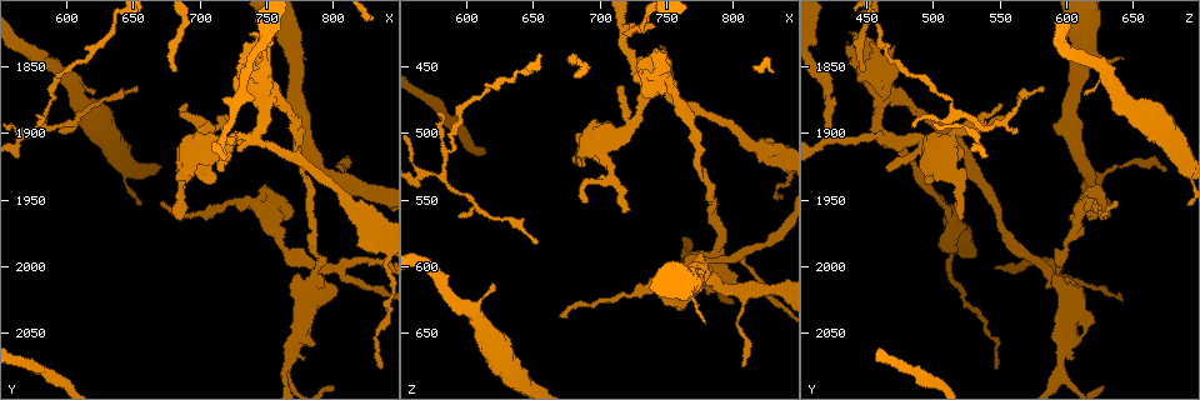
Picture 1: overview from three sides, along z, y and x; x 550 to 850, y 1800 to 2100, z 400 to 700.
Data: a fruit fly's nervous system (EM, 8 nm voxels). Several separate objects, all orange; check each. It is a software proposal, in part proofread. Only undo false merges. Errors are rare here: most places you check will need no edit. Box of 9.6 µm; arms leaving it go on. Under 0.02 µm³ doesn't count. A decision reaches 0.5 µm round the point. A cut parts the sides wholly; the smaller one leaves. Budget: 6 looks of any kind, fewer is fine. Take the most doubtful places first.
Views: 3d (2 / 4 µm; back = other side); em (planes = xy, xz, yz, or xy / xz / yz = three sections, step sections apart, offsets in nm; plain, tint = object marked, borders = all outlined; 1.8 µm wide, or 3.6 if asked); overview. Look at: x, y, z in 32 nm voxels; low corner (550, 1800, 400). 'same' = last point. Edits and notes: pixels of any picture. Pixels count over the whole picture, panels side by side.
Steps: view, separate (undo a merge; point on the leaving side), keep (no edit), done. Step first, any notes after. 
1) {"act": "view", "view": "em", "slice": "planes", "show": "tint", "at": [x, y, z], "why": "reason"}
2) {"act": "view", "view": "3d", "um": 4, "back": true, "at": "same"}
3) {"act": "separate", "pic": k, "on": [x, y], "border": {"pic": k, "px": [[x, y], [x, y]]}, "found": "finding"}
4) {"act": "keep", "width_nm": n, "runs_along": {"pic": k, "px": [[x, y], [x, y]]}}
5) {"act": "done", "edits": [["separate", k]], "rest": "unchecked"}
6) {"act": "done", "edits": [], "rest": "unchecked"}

{"act": "view", "view": "3d", "um": 4, "at": [740, 1902, 464], "why": "looks like a crossing"}

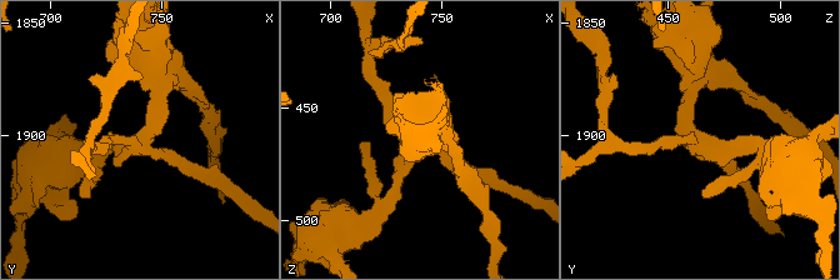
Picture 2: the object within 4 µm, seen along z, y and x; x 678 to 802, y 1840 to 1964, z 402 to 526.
{"act": "view", "view": "em", "slice": "xz", "step": 8, "show": "tint", "at": [741, 1902, 464], "arms": 4}

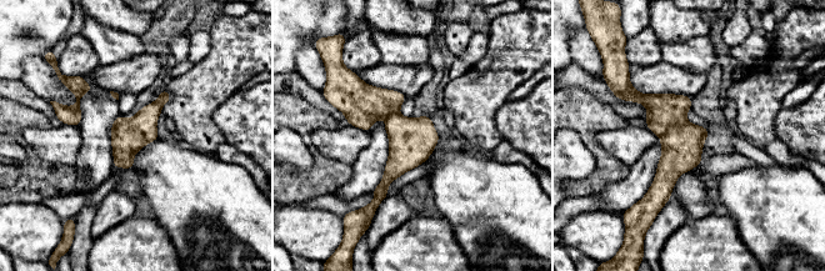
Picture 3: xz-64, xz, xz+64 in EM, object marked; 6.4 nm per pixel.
{"act": "view", "view": "em", "slice": "planes", "show": "borders", "at": "same"}

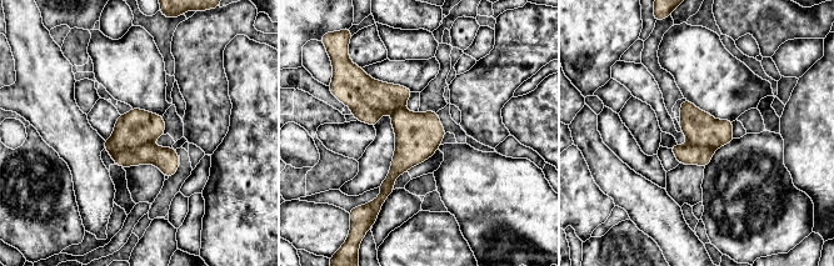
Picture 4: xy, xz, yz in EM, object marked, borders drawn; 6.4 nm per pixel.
{"act": "separate", "pic": 4, "on": [165, 159], "width_nm": 240, "border": {"pic": 4, "px": [[151, 141], [121, 149], [110, 155]]}, "found": "a second neuron is stuck on"}

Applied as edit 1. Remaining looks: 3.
{"act": "view", "view": "overview"}

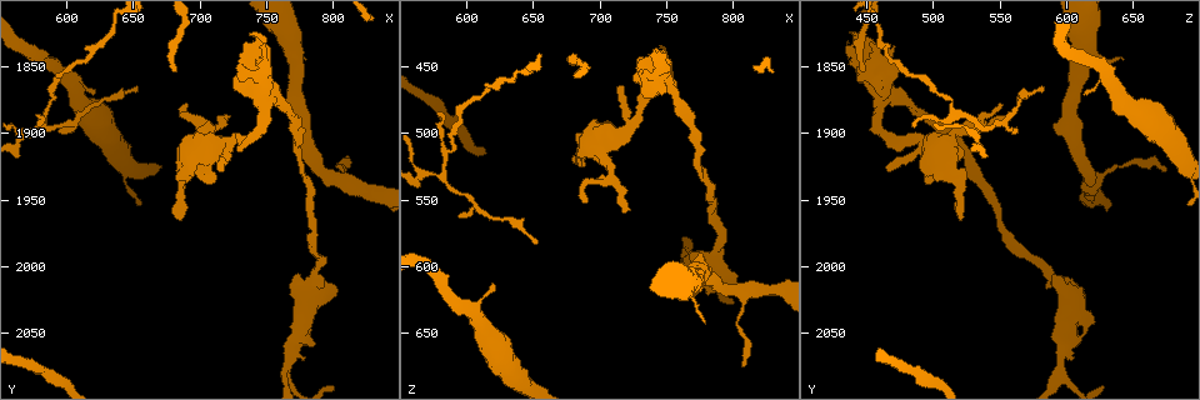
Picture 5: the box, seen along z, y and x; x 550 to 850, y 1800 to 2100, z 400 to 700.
{"act": "view", "view": "em", "um": 3.6, "slice": "xz", "step": 16, "show": "tint", "at": [784, 2016, 596], "why": "sharp bend"}

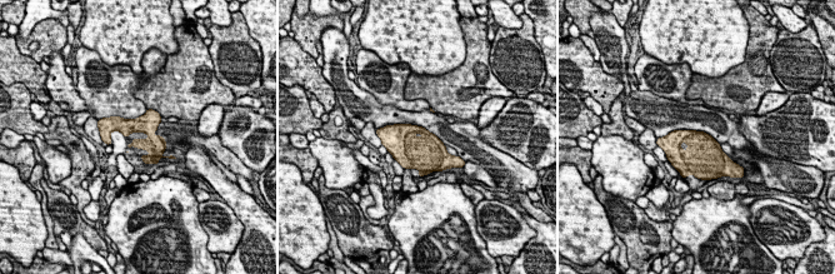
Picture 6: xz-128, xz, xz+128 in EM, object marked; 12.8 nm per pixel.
{"act": "view", "view": "em", "um": 3.6, "slice": "planes", "show": "tint", "at": "same", "why": "cut it another way"}

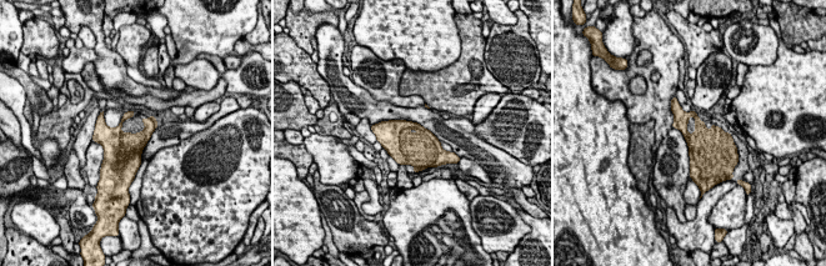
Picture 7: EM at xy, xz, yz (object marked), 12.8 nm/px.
{"act": "keep", "width_nm": 300, "found": "continuous, no second neuron"}

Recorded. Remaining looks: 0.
{"act": "done", "edits": [["separate", 4]], "rest": "unchecked"}

